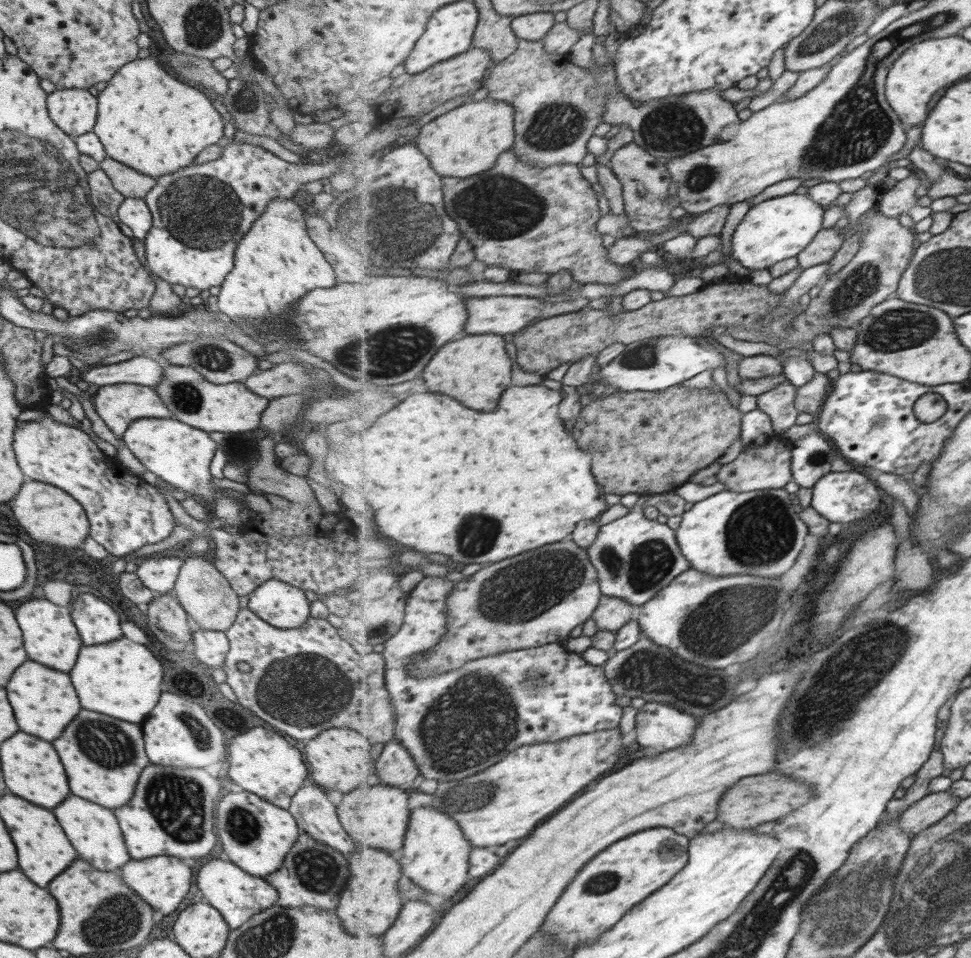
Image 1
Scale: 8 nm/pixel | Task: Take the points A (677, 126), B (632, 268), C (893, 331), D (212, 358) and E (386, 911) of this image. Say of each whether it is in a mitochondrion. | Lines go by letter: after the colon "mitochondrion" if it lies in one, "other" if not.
A: mitochondrion
B: other
C: mitochondrion
D: mitochondrion
E: other

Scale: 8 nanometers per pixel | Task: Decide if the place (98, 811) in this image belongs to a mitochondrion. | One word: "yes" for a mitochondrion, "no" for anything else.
no

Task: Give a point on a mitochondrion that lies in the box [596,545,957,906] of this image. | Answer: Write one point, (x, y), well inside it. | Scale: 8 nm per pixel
(849, 675)

